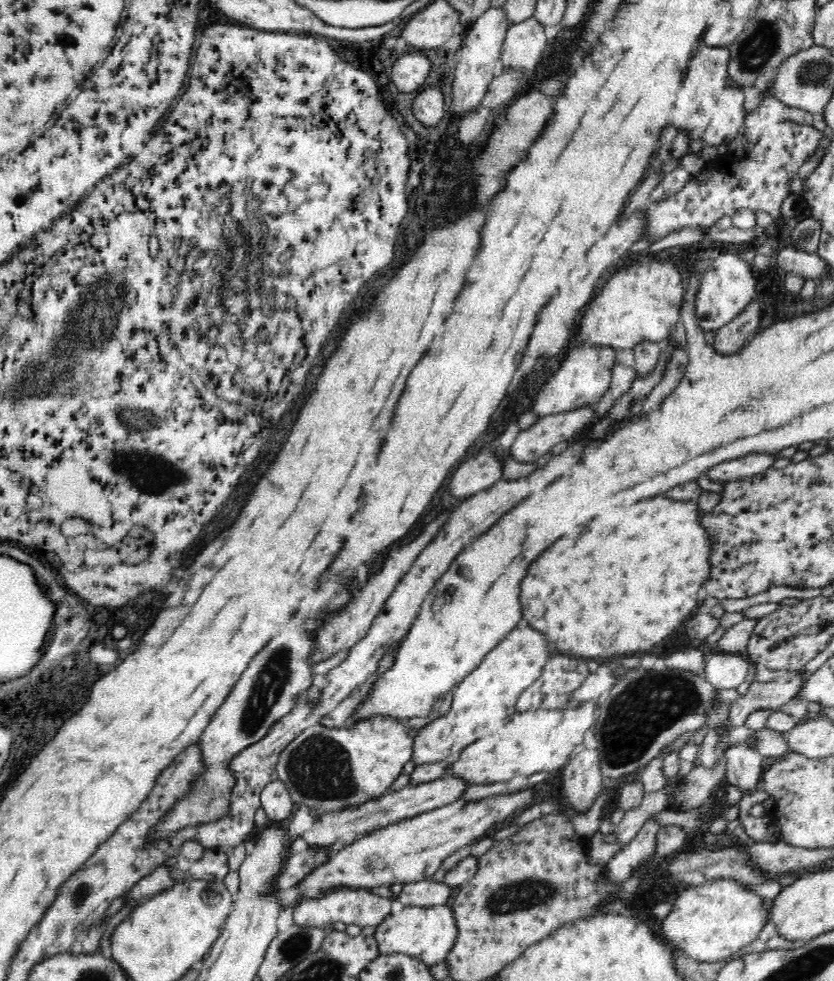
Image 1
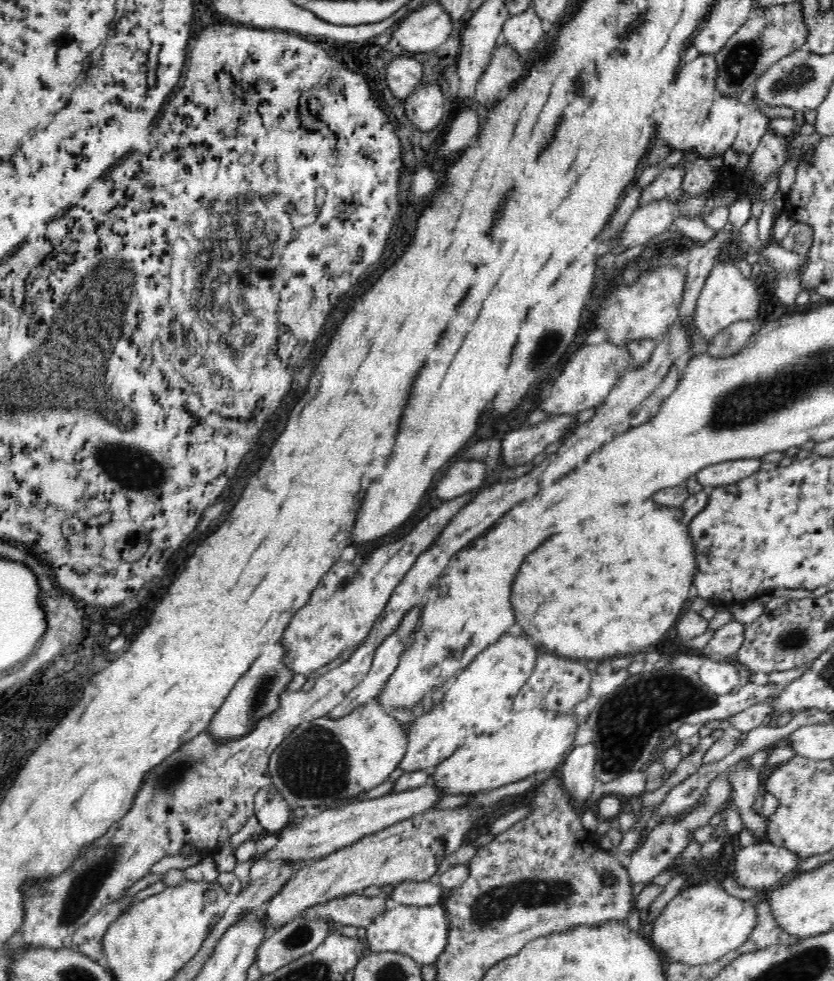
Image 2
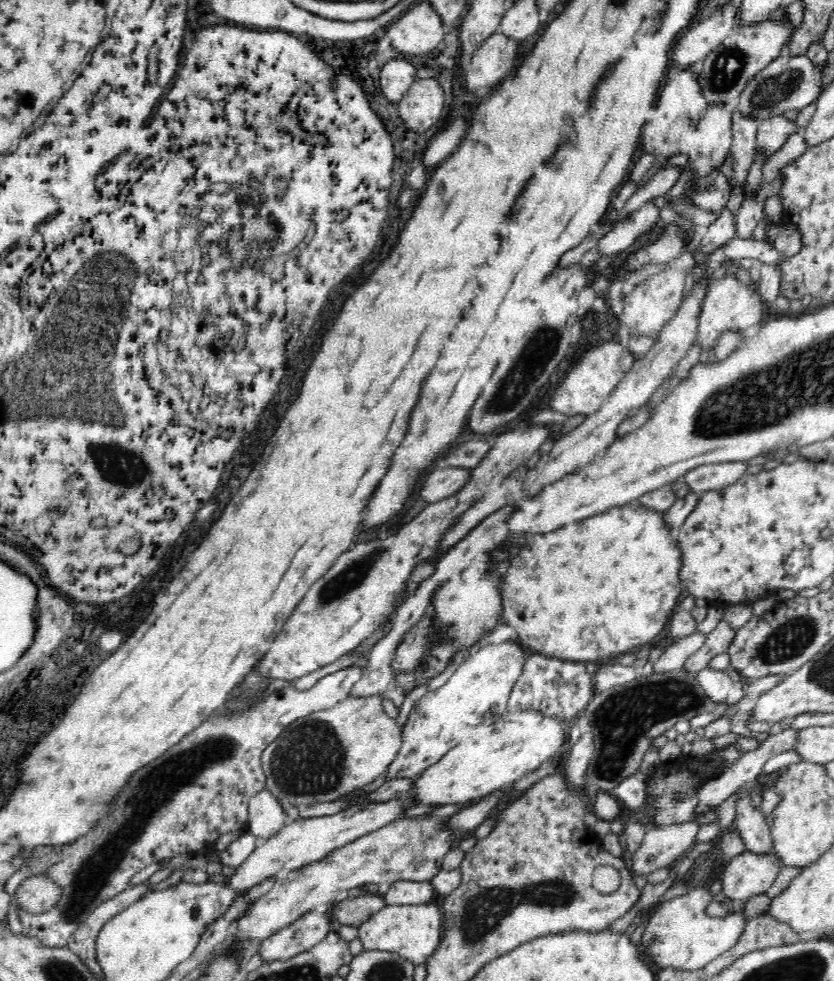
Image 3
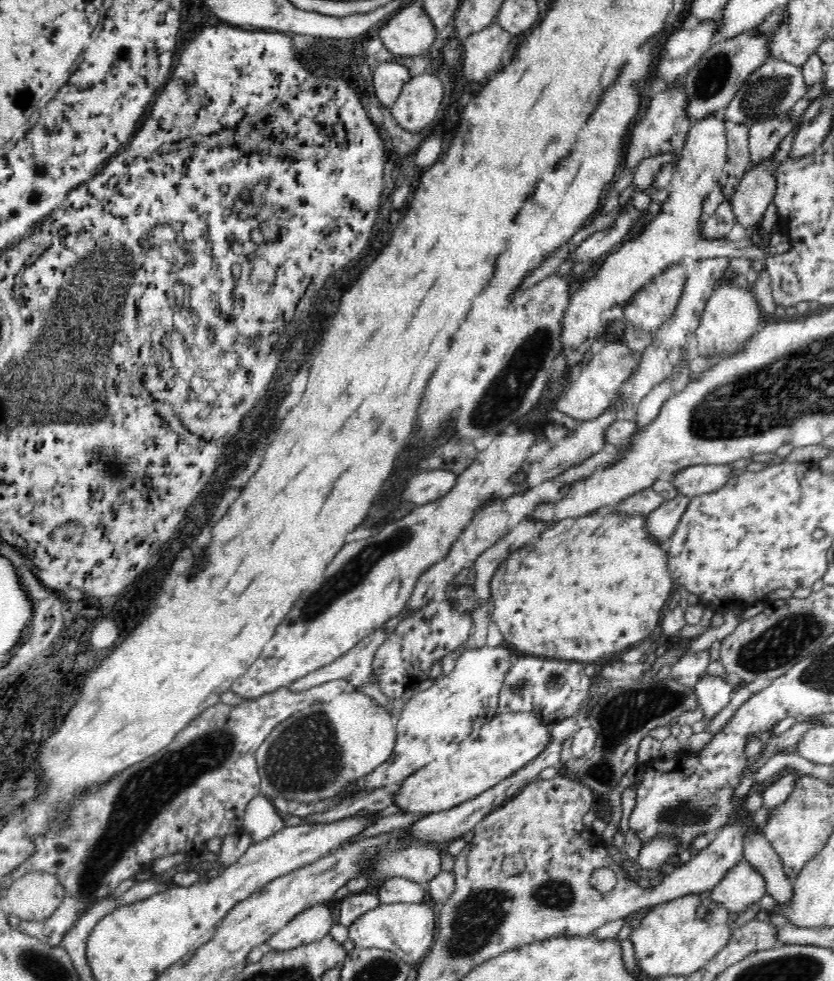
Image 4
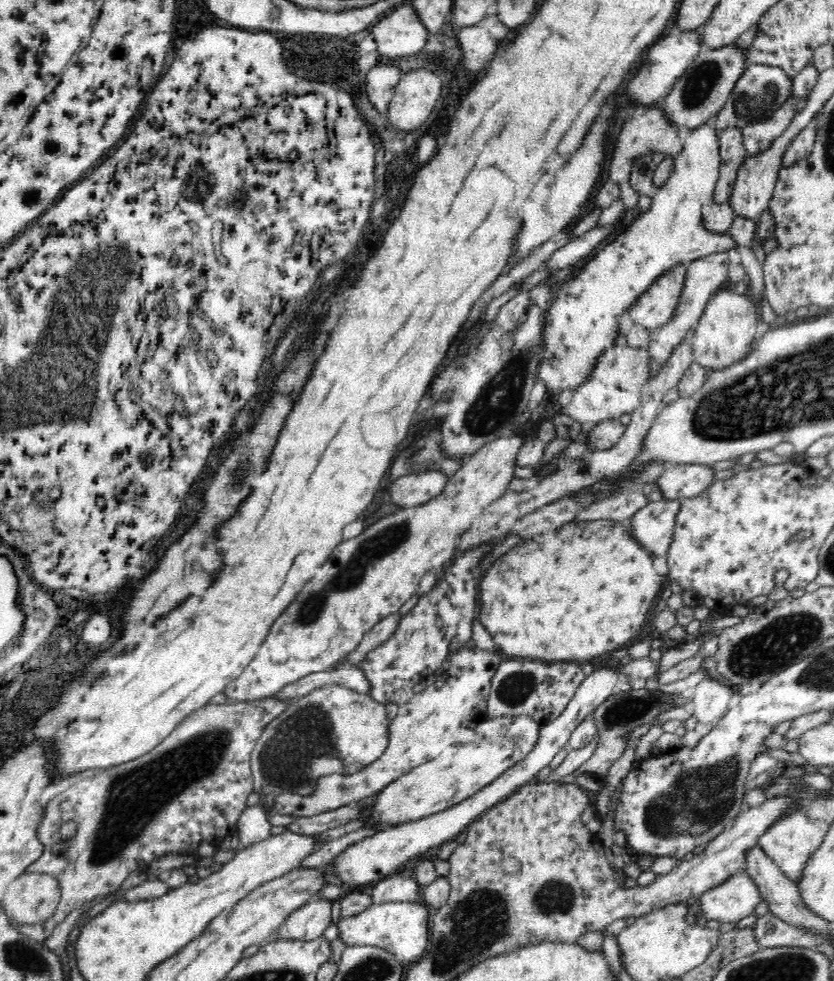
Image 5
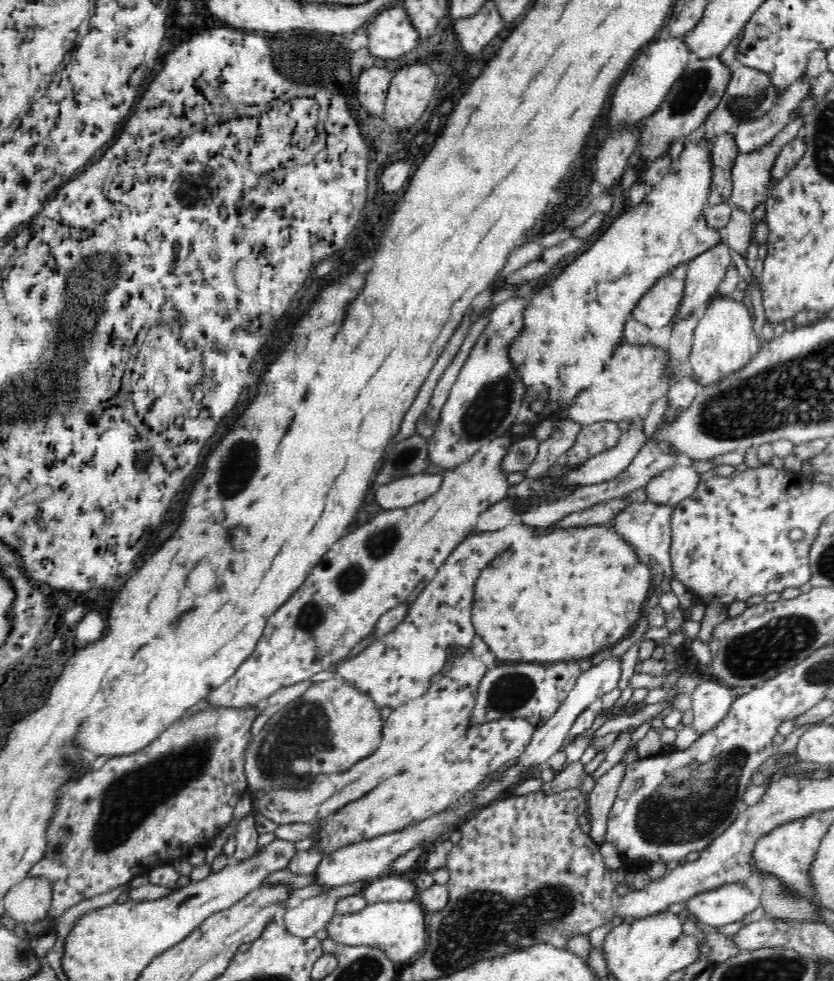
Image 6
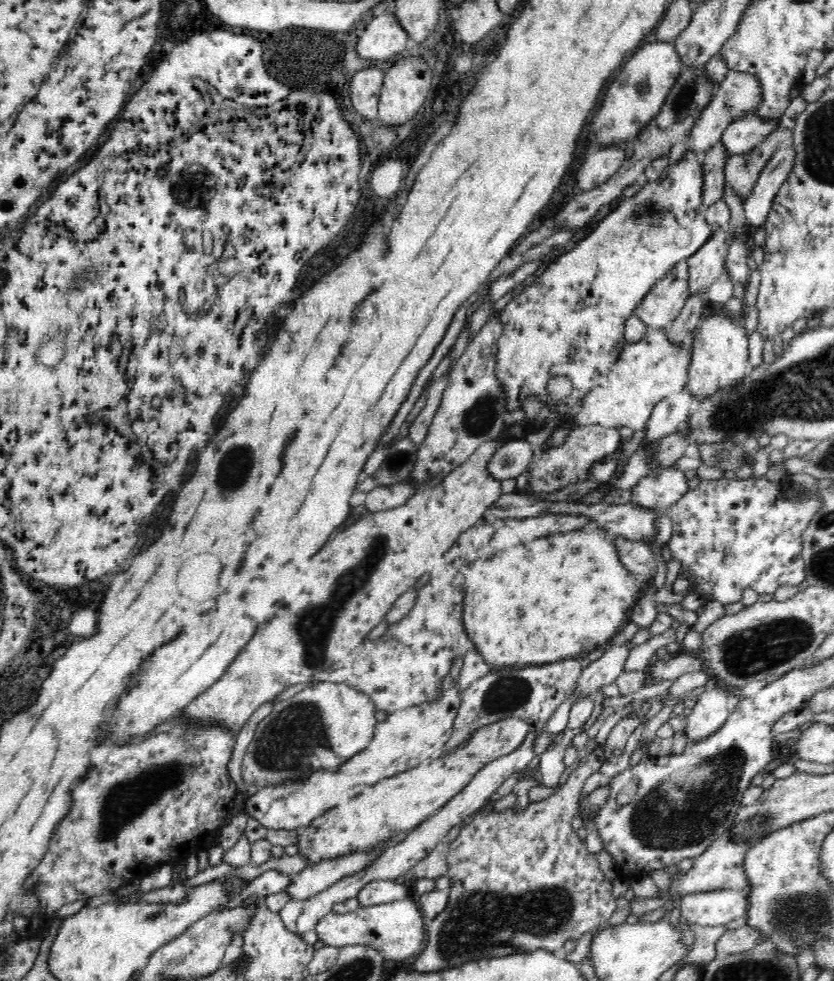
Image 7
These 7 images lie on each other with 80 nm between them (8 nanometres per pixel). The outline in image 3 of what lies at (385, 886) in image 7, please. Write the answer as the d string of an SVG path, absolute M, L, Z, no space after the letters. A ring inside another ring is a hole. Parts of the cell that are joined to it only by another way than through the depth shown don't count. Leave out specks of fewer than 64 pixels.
M398 880L391 883L391 887L383 897L388 905L424 905L436 900L436 891L431 881L419 883Z

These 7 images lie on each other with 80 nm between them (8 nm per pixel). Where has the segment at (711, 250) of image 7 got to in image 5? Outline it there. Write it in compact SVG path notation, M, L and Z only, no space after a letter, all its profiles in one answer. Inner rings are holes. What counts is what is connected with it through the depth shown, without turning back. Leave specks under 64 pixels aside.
M718 252L718 254L710 254L710 256L693 260L688 266L687 273L685 274L684 288L672 318L664 326L653 331L649 345L646 348L648 355L650 355L649 374L651 374L652 379L658 374L660 368L664 368L664 364L670 359L674 348L684 340L684 336L688 334L688 330L694 330L706 308L707 302L720 290L720 286L726 280L729 280L729 262L730 258L727 252Z

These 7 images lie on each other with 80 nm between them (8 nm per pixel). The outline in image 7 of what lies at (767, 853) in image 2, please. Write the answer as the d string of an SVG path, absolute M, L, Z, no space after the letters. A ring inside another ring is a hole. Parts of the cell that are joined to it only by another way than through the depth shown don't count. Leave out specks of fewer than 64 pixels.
M732 889L686 894L680 900L680 916L700 926L725 926L748 912L746 894Z

